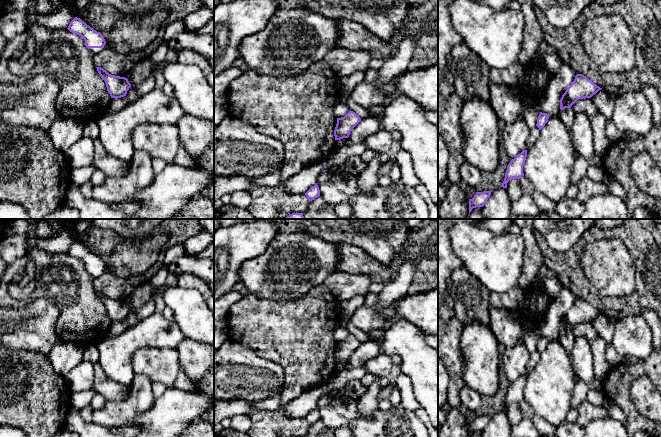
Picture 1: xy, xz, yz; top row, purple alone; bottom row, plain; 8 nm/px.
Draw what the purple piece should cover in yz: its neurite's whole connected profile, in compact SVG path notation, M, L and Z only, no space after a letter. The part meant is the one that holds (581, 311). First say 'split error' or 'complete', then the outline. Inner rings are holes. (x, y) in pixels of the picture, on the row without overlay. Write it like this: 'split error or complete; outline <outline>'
complete; outline M577 298L560 323L560 333L571 332L577 324L591 322L601 313L586 300Z

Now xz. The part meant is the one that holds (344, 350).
complete; outline M349 335L344 341L337 342L334 354L335 364L348 362L352 353L361 345L361 342L353 335Z

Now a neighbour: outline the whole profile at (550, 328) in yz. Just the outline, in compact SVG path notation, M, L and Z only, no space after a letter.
M561 288L559 295L553 299L547 311L545 321L539 326L540 336L547 337L550 341L561 339L560 323L576 299L571 290Z

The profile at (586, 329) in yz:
M591 322L579 323L571 330L571 332L576 337L586 337L590 342L595 340L599 336Z

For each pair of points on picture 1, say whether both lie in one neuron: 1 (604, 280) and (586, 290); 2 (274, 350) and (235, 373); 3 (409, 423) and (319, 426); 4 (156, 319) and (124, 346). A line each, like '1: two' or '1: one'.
1: two
2: two
3: two
4: one

